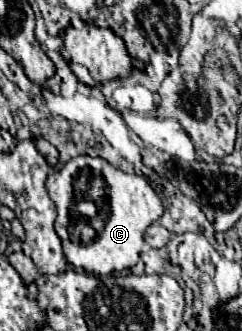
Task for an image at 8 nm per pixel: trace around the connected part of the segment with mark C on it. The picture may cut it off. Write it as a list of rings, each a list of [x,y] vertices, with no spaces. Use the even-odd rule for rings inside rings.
[[[76,156],[72,160],[68,160],[64,164],[64,168],[52,176],[52,180],[50,180],[50,184],[46,184],[46,188],[48,188],[48,196],[52,198],[52,202],[56,204],[56,210],[58,210],[54,228],[62,240],[62,250],[64,250],[66,260],[74,268],[84,268],[86,272],[92,272],[92,274],[110,274],[110,272],[120,272],[120,270],[132,268],[138,262],[138,256],[144,248],[146,228],[152,222],[156,222],[164,212],[158,194],[152,190],[152,186],[148,184],[148,180],[144,176],[126,174],[126,172],[110,166],[102,158]],[[96,178],[102,178],[104,186],[106,186],[102,198],[96,198],[92,194],[92,186],[94,186]]]

